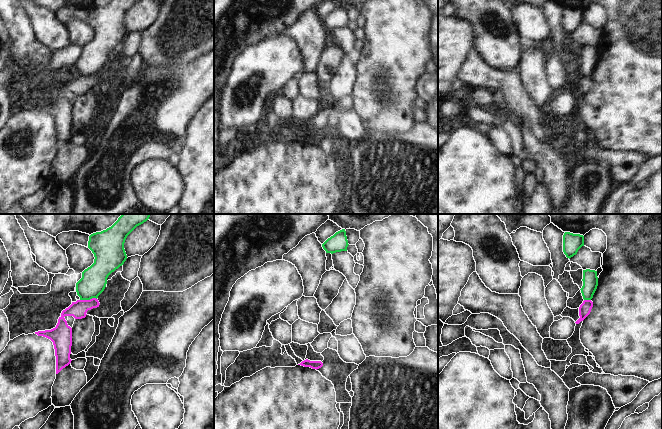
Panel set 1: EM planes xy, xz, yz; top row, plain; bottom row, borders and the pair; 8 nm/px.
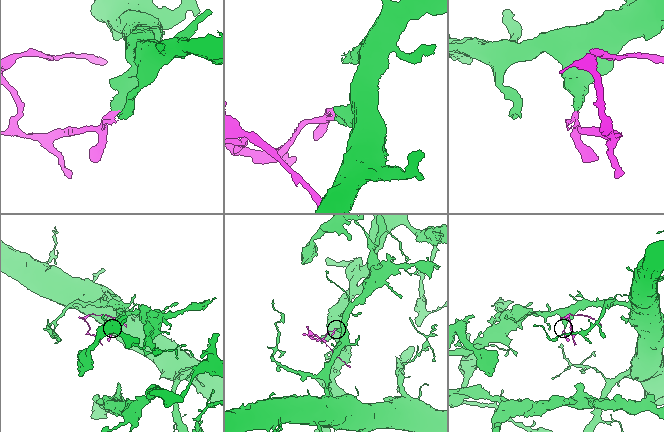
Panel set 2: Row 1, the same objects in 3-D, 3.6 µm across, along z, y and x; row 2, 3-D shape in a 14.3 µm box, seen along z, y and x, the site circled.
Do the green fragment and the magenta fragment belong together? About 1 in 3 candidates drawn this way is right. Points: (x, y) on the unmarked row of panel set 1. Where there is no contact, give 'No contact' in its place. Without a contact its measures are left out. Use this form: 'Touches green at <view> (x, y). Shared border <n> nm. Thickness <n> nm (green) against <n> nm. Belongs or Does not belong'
Touches green at xy (88, 75). Shared border 140 nm. Thickness 200 nm (green) against 140 nm. Does not belong.

